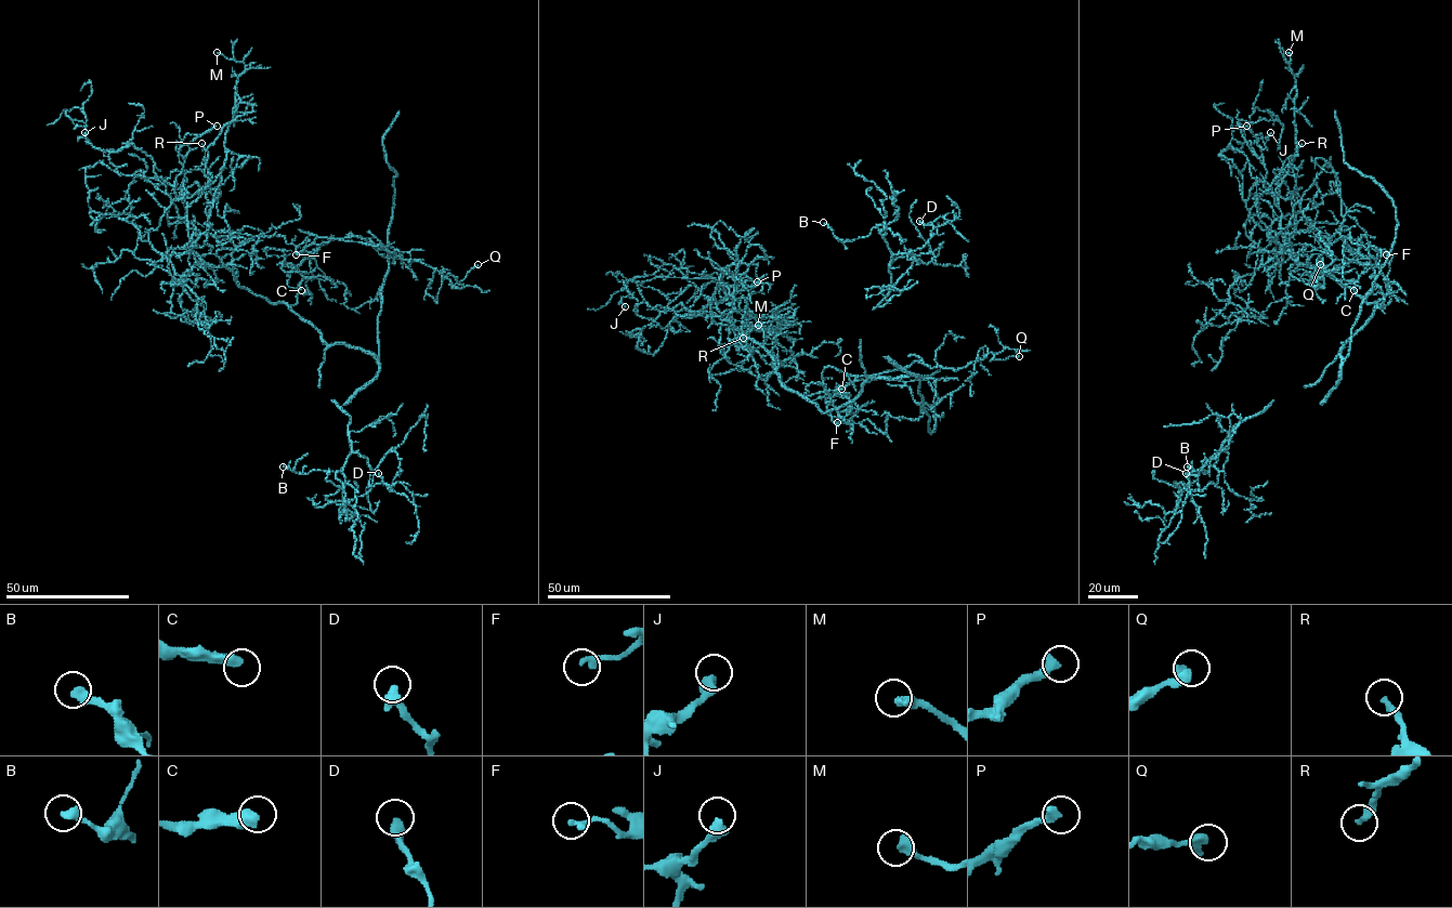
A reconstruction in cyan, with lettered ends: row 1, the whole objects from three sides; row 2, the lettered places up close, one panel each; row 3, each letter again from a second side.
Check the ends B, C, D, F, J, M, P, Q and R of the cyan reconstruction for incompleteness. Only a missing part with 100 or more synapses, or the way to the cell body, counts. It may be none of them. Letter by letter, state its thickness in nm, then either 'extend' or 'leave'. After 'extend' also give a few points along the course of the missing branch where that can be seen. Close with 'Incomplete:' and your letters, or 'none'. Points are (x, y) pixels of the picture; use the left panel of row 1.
B: 400 nm | leave
C: 440 nm | leave
D: 440 nm | leave
F: 240 nm | leave
J: 440 nm | leave
M: 360 nm | leave
P: 400 nm | extend | (217, 126), (225, 121), (213, 110), (199, 120), (200, 116), (209, 117)
Q: 440 nm | leave
R: 280 nm | leave
Incomplete: P

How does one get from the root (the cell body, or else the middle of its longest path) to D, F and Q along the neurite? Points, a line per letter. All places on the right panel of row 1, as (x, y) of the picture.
D: (1371, 302), (1376, 302), (1374, 313), (1320, 379), (1233, 429), (1214, 464), (1215, 486), (1192, 490), (1186, 473)
F: (1371, 302), (1385, 305), (1389, 301), (1385, 279), (1376, 262), (1378, 253), (1386, 251), (1386, 254)
Q: (1371, 302), (1389, 301), (1374, 259), (1341, 237), (1324, 246), (1334, 260), (1318, 279), (1323, 288), (1320, 264)

